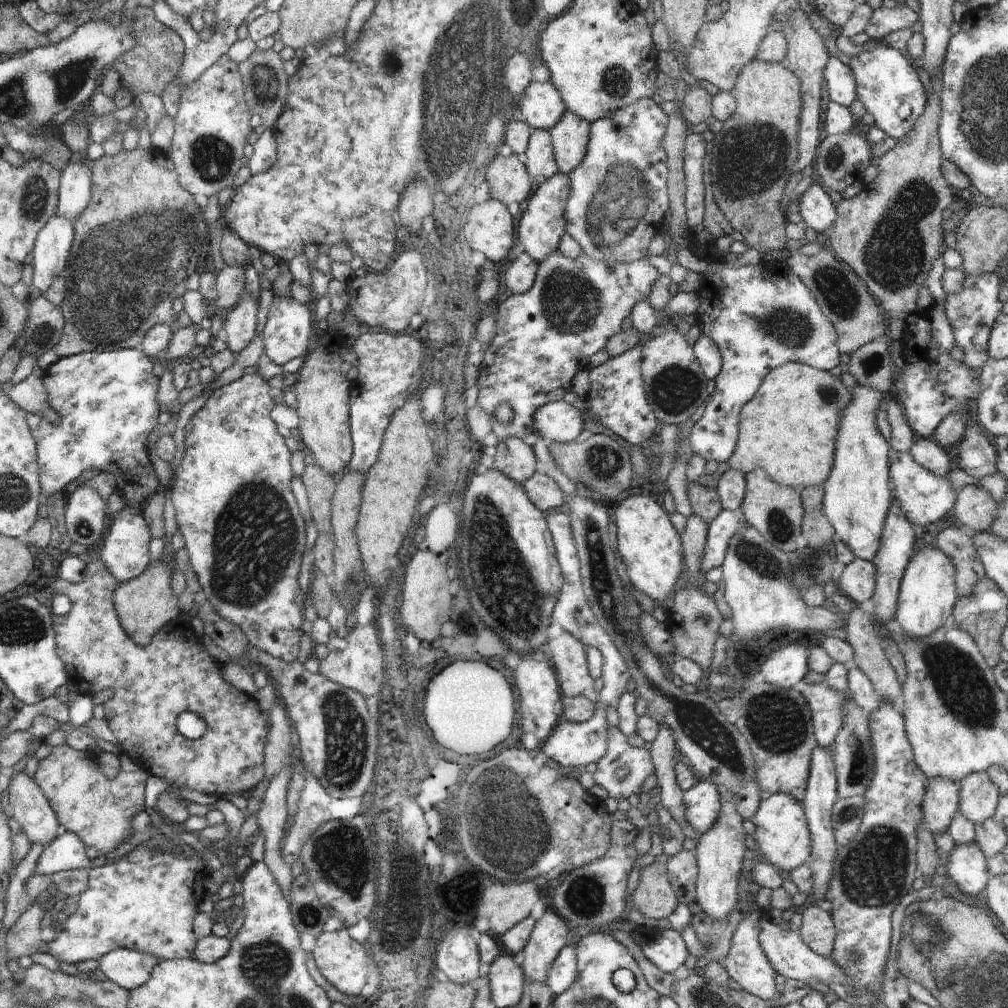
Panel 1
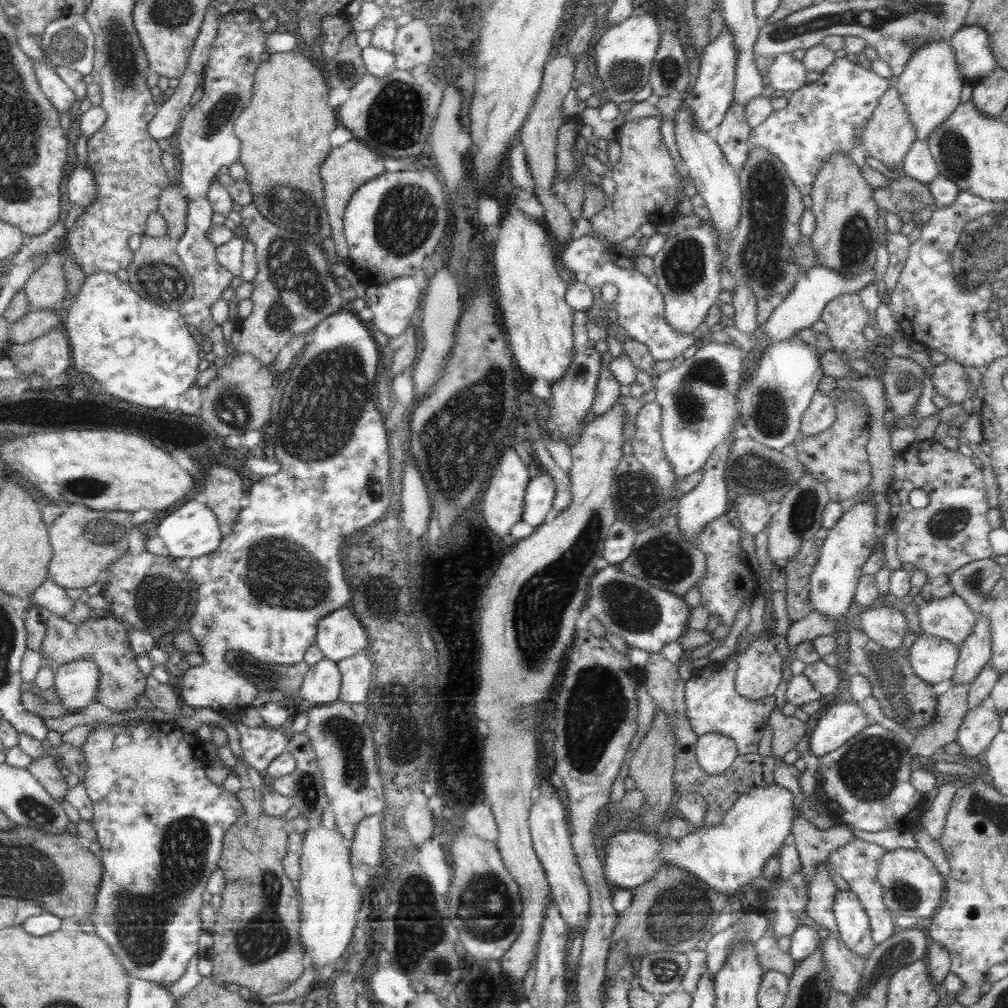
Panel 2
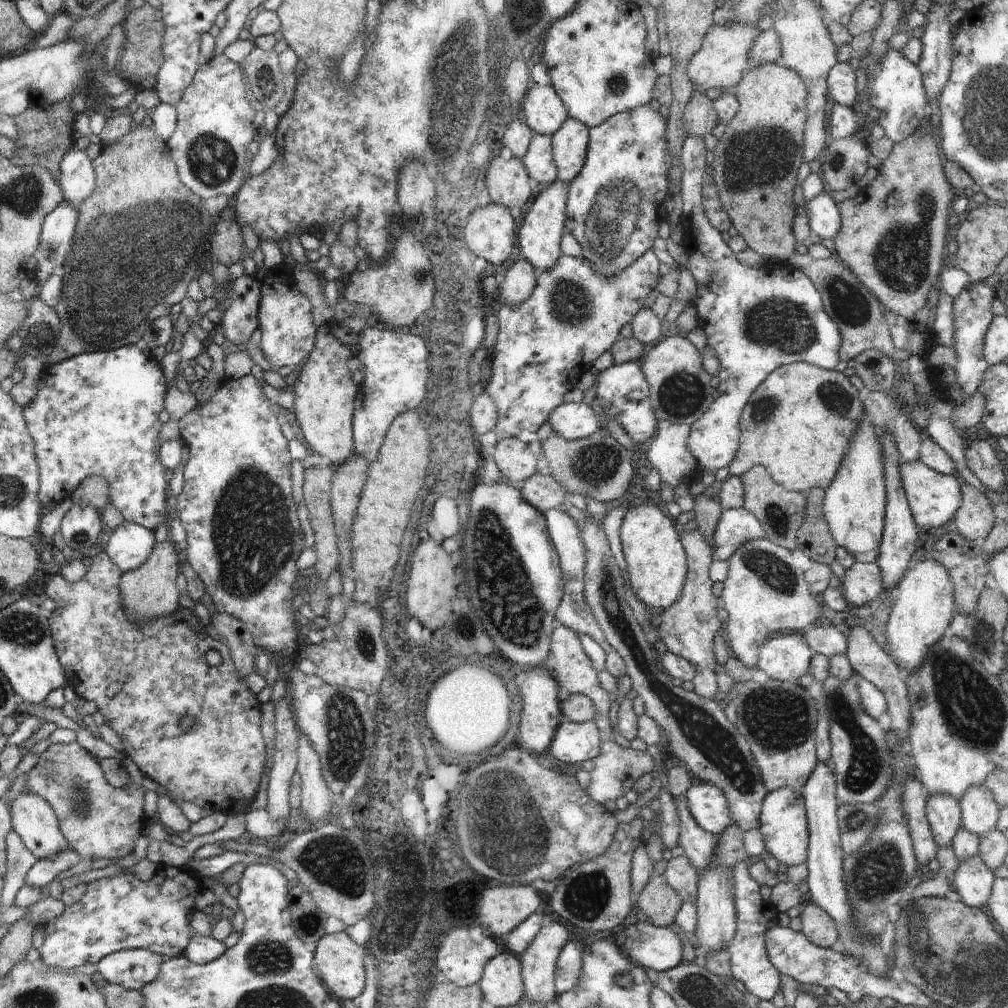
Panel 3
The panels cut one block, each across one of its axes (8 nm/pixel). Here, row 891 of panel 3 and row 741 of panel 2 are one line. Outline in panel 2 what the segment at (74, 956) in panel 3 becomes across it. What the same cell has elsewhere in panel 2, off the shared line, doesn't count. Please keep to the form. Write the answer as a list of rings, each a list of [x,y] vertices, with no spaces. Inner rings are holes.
[[[160,720],[156,723],[140,723],[134,726],[122,724],[97,724],[86,737],[85,743],[81,746],[88,768],[84,774],[84,787],[94,805],[94,819],[91,821],[96,832],[97,842],[101,845],[101,852],[98,855],[102,862],[103,872],[96,892],[96,903],[92,909],[91,918],[88,918],[94,925],[96,935],[100,936],[116,954],[118,961],[124,966],[128,976],[132,979],[142,979],[158,984],[166,985],[168,989],[173,982],[176,982],[186,971],[186,967],[192,957],[200,953],[199,936],[203,931],[200,919],[200,908],[202,908],[202,893],[205,892],[208,880],[219,868],[218,861],[223,852],[224,834],[236,823],[245,812],[245,808],[239,798],[230,793],[222,785],[215,784],[206,775],[207,760],[202,741],[196,733],[185,732],[179,724]]]

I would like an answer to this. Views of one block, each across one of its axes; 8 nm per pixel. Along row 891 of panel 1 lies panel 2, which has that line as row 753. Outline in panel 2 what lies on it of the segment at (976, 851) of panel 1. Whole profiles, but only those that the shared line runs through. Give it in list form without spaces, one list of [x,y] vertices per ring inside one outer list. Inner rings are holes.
[[[988,698],[978,708],[967,710],[957,734],[961,754],[981,758],[992,739],[1000,732],[1000,714]]]

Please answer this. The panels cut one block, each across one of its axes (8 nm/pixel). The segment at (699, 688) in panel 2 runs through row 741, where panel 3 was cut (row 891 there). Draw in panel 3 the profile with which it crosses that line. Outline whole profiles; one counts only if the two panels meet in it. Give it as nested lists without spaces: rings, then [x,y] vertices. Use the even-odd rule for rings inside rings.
[[[745,861],[734,864],[731,874],[731,884],[734,886],[735,912],[737,918],[736,932],[729,946],[730,972],[735,980],[746,986],[747,990],[760,1000],[771,1001],[776,992],[780,990],[783,976],[774,968],[766,952],[764,934],[777,925],[779,912],[771,901],[766,901],[760,895],[760,885],[748,870]]]

